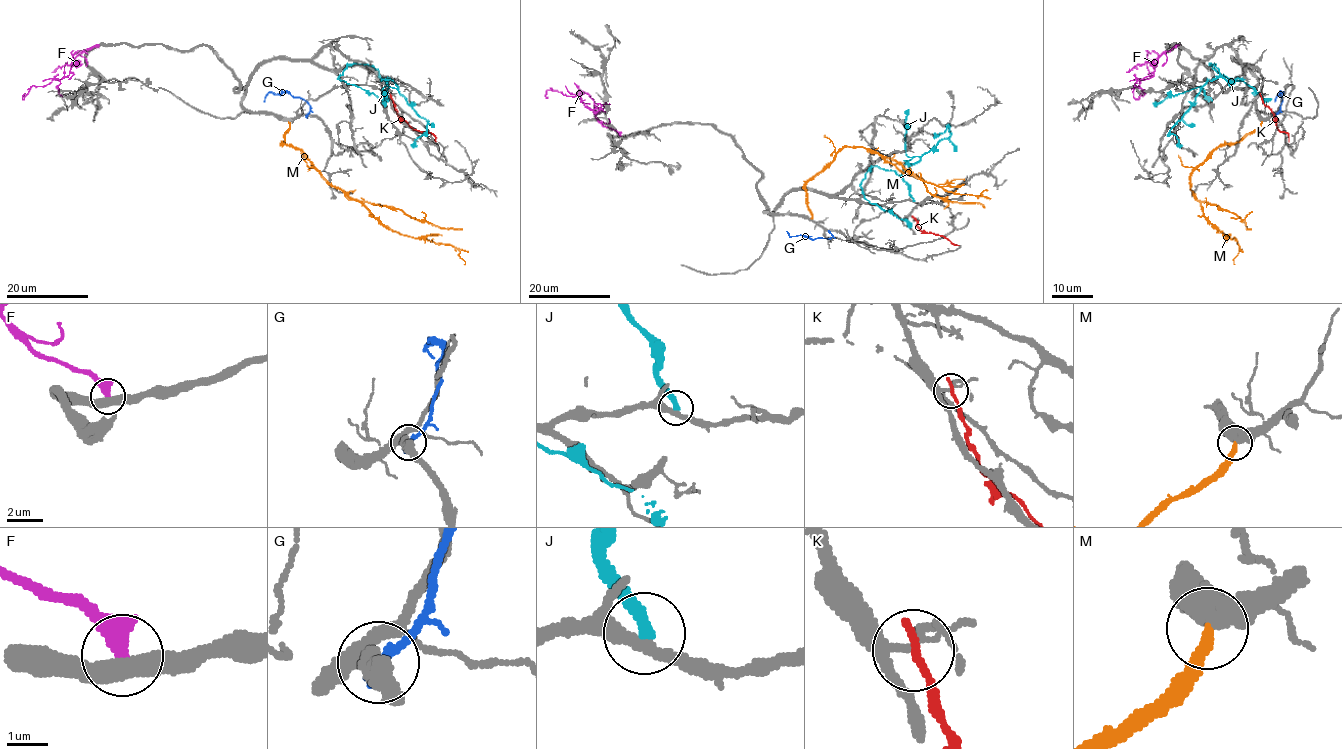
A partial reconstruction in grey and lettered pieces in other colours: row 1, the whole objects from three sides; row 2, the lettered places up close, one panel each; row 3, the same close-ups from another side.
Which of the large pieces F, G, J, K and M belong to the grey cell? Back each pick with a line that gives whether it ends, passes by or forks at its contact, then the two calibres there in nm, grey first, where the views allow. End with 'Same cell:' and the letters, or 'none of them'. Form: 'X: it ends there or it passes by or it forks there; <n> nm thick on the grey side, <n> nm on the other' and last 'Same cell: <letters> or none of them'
M: it ends there; 480 nm thick on the grey side, 300 nm on the other
Same cell: M

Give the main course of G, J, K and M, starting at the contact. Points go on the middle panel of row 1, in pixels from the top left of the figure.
G: (829, 231), (832, 237), (811, 239), (803, 235), (790, 237), (786, 231)
J: (914, 200), (908, 184), (893, 170), (873, 165), (862, 182), (863, 194), (871, 203), (876, 203), (912, 227)
K: (913, 218), (920, 230), (944, 236), (959, 245)
M: (810, 218), (805, 184), (846, 146), (868, 148), (894, 159), (924, 181), (947, 191), (974, 195), (986, 191)

